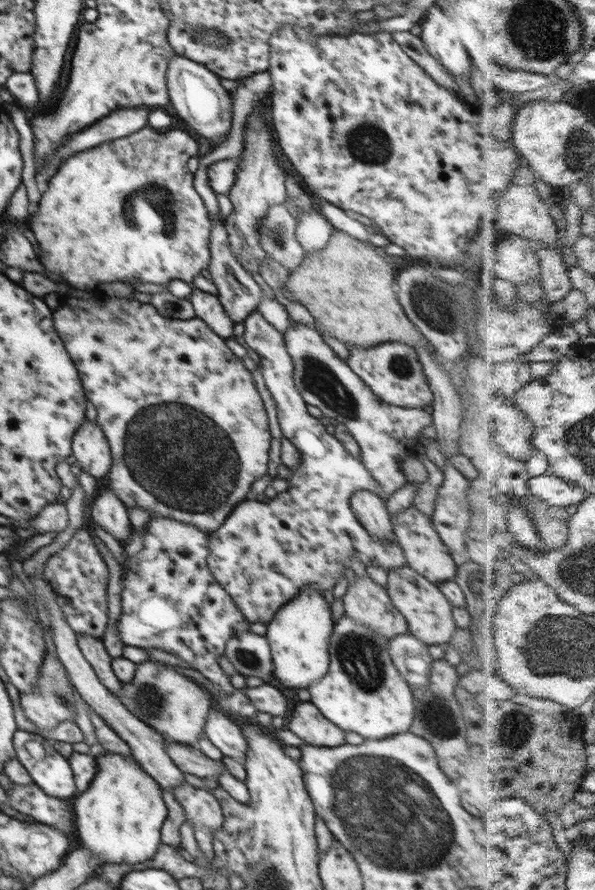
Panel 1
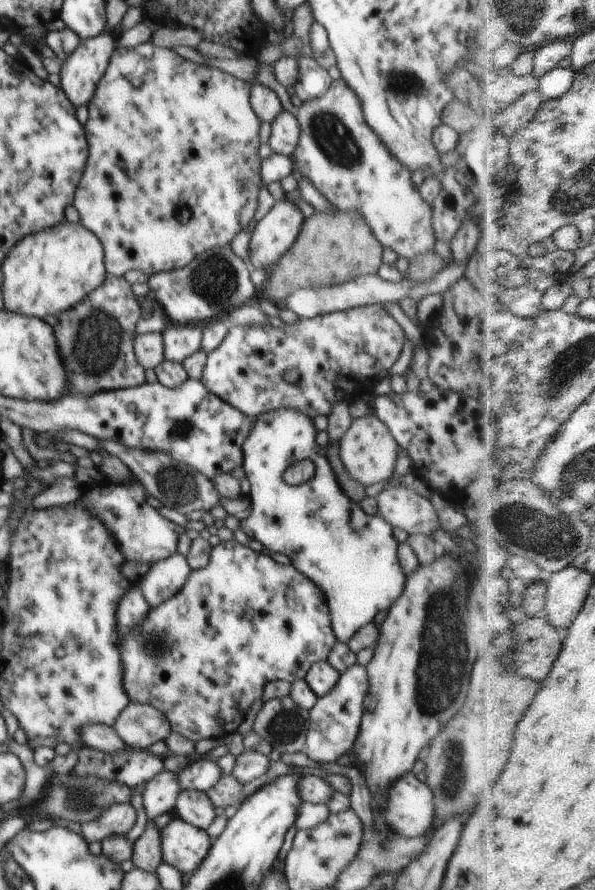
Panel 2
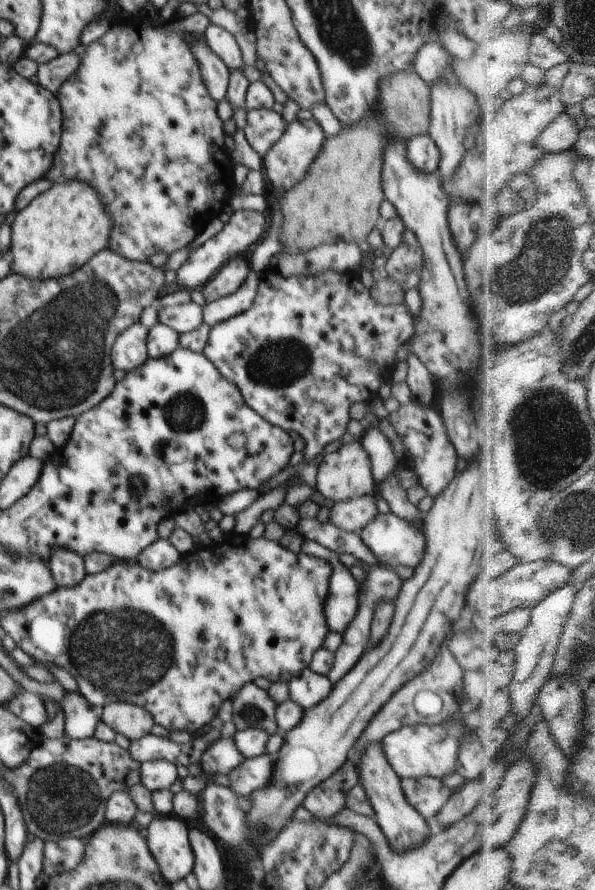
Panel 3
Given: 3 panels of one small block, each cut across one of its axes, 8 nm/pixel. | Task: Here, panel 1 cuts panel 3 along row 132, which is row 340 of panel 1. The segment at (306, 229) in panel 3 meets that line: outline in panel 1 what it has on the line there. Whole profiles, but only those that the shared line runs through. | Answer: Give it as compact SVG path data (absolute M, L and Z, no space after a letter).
M335 231L322 249L307 250L304 260L298 268L290 272L288 292L307 307L314 318L315 329L328 336L333 336L349 346L370 348L384 342L401 342L410 348L426 348L430 354L436 355L427 338L417 329L417 326L406 316L403 306L397 298L394 284L394 266L386 262L382 256L374 252L374 248L358 242L357 238L342 231Z

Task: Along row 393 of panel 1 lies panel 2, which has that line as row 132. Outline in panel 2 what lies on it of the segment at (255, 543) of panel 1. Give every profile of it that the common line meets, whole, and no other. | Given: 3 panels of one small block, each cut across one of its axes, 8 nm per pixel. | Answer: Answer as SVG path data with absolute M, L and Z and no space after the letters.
M282 109L276 116L276 120L271 122L272 132L268 143L273 153L280 153L291 157L292 152L298 148L300 140L300 124L294 114Z

